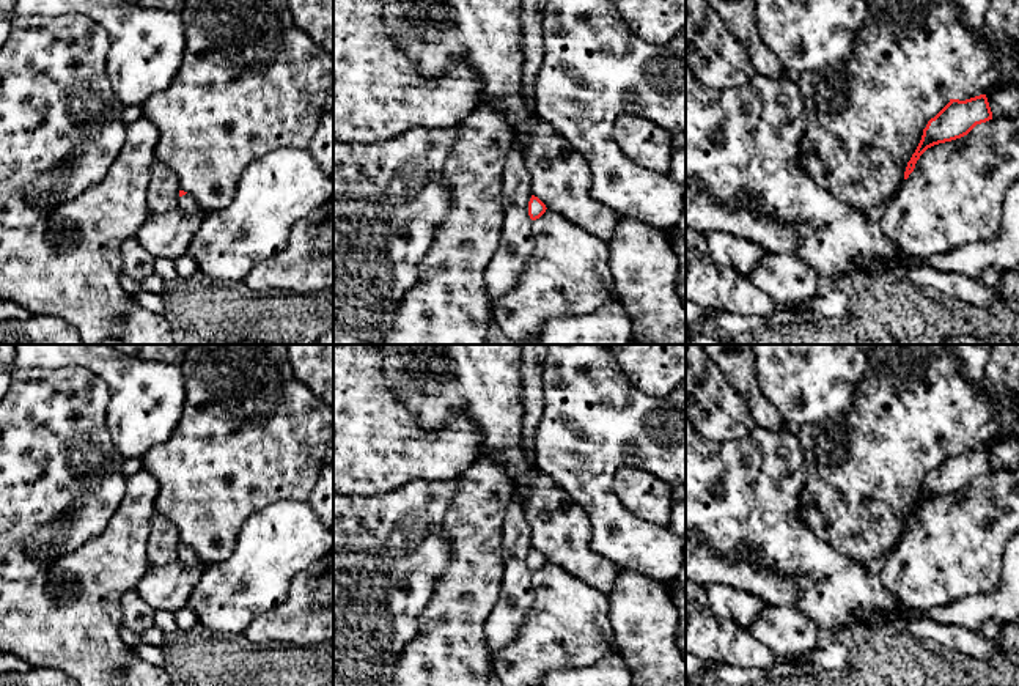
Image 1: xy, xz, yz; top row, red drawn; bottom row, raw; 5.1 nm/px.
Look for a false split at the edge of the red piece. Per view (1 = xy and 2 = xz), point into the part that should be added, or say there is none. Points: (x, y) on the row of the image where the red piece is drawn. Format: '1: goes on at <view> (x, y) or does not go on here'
1: goes on at xy (186, 202)
2: does not go on here

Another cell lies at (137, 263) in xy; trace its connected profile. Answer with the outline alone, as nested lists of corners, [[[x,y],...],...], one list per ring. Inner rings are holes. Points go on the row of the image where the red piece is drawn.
[[[129,238],[121,245],[123,272],[142,282],[154,274],[154,258],[142,247],[137,238]]]

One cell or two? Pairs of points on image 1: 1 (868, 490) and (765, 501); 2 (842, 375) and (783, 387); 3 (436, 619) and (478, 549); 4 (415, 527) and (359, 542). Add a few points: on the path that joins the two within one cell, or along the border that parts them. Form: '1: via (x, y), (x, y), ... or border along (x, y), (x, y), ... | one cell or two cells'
1: border along (802, 461), (799, 513), (812, 532) | two cells
2: via (827, 375), (798, 375) | one cell
3: via (453, 601), (470, 584), (475, 567) | one cell
4: via (401, 534), (393, 542), (373, 542) | one cell

